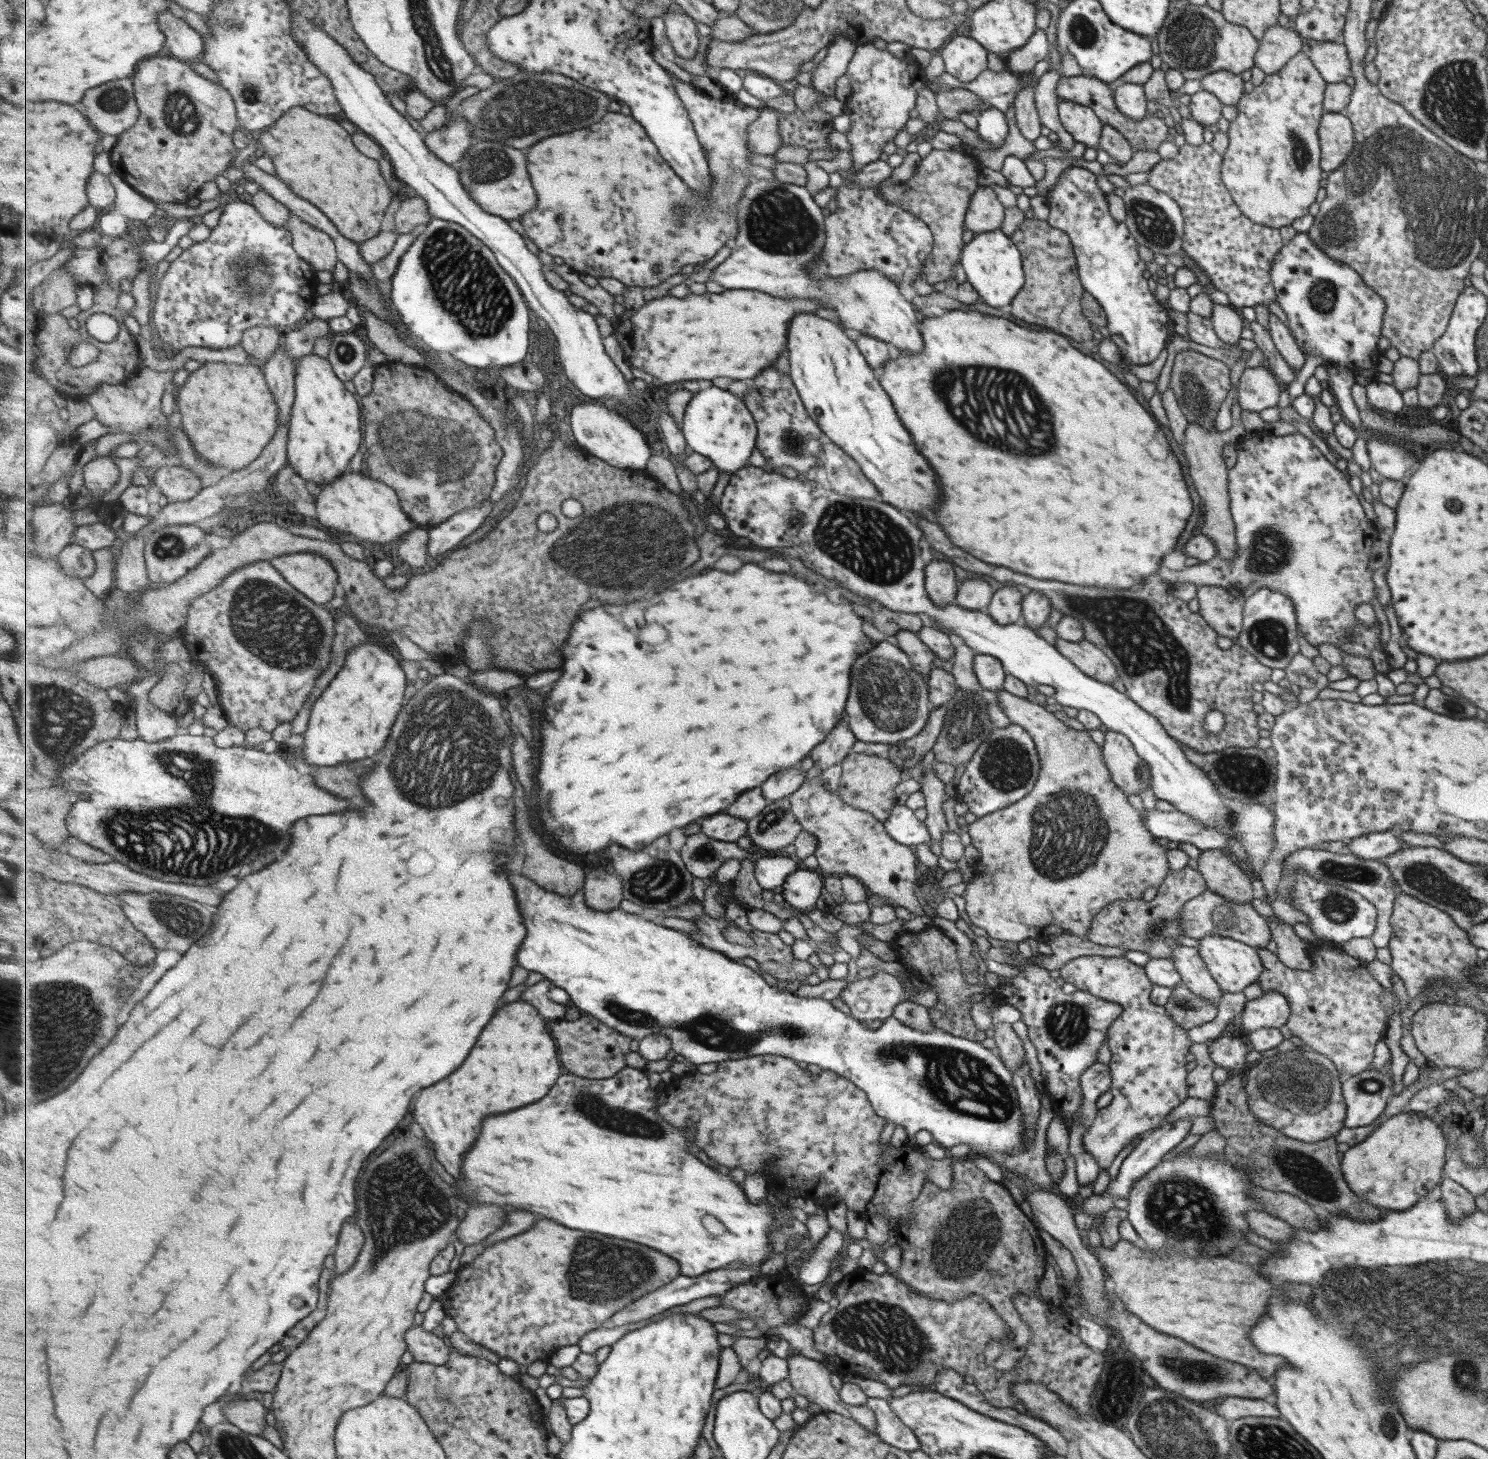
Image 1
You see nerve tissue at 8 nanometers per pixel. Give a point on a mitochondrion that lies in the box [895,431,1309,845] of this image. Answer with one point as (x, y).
(1143, 643)

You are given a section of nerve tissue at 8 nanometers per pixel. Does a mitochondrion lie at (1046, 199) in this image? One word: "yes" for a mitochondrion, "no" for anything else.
no

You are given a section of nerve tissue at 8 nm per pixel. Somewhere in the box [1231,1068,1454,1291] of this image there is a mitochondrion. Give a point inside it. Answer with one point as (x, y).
(1306, 1172)

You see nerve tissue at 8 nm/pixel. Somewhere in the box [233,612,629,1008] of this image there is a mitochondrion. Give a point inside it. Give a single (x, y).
(439, 751)

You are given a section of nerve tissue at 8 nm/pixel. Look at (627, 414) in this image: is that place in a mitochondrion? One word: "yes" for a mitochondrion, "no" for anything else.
no

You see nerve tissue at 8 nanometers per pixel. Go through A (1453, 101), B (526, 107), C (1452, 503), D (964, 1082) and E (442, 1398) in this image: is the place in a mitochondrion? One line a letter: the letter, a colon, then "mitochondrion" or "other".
A: mitochondrion
B: mitochondrion
C: mitochondrion
D: mitochondrion
E: mitochondrion

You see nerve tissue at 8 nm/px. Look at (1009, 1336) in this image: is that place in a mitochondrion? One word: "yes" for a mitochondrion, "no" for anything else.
no

